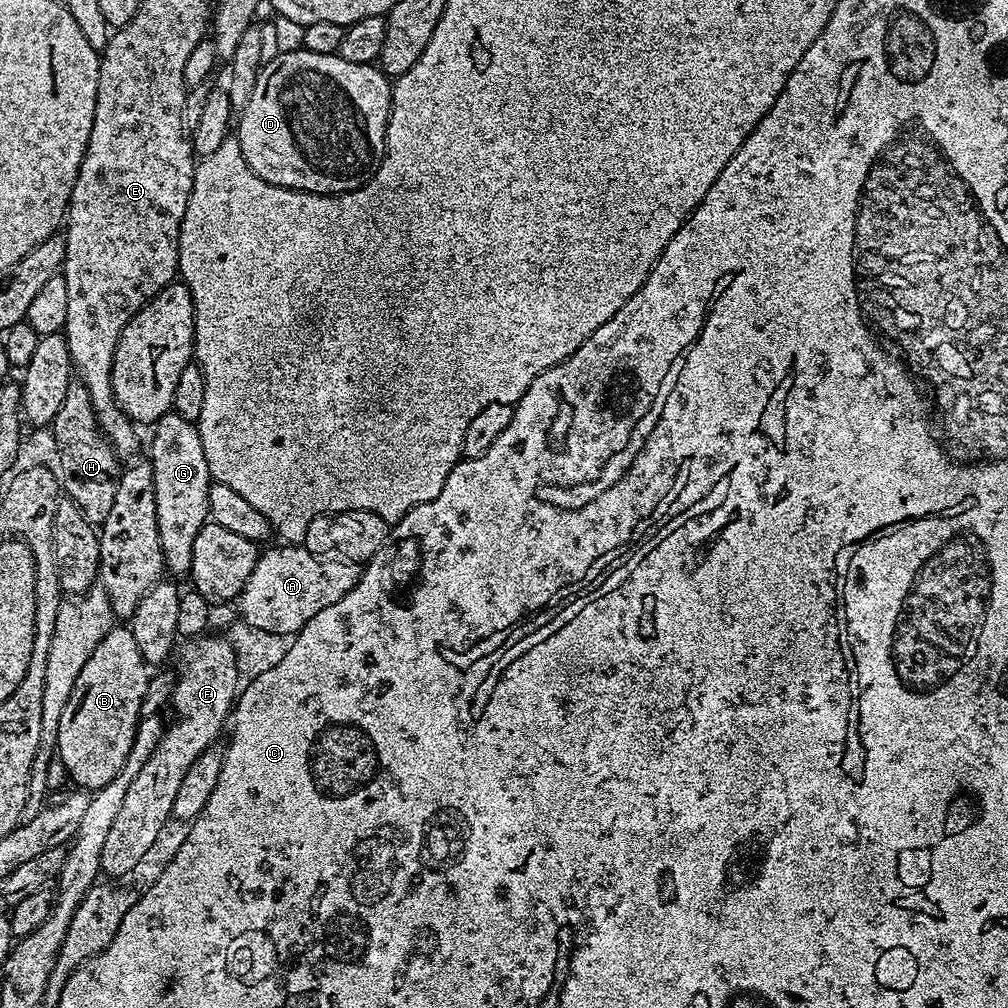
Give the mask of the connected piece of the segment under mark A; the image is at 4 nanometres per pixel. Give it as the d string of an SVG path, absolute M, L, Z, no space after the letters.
M280 546L261 551L256 559L254 574L238 597L239 619L259 630L275 634L300 632L314 614L334 606L338 598L346 598L358 582L362 568L359 563L337 558L315 556L303 546Z

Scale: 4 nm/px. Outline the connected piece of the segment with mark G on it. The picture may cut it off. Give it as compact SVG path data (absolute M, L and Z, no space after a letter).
M170 410L156 421L151 432L150 463L154 474L154 502L158 514L158 538L162 542L164 567L169 573L187 577L192 571L194 538L198 538L198 530L202 530L202 526L210 520L210 486L214 481L210 466L206 466L200 429L193 421Z

